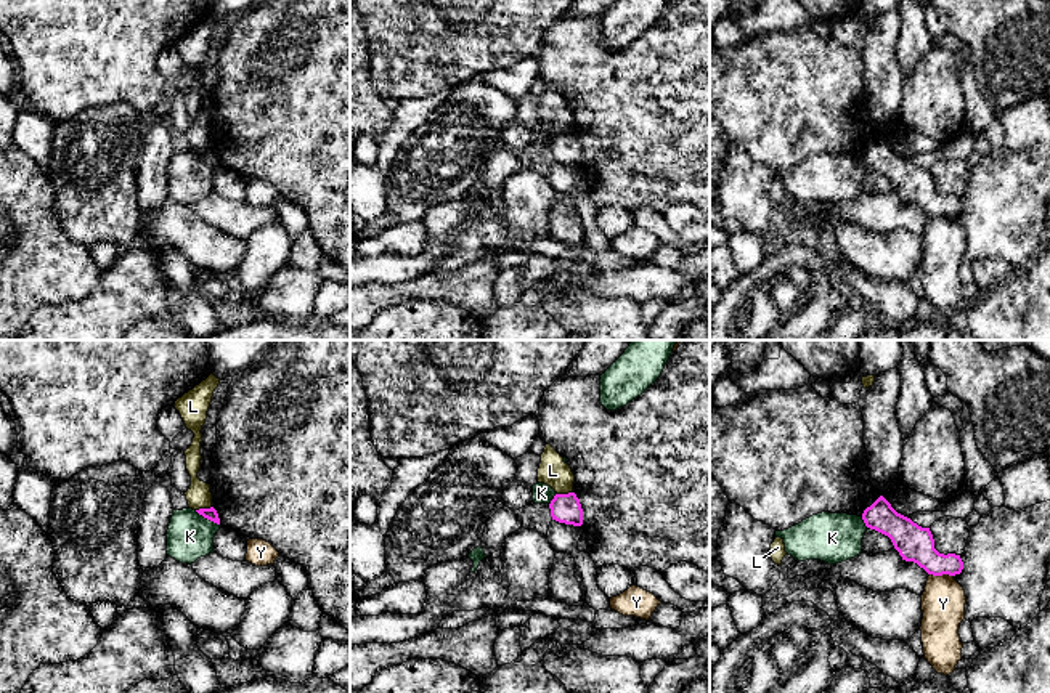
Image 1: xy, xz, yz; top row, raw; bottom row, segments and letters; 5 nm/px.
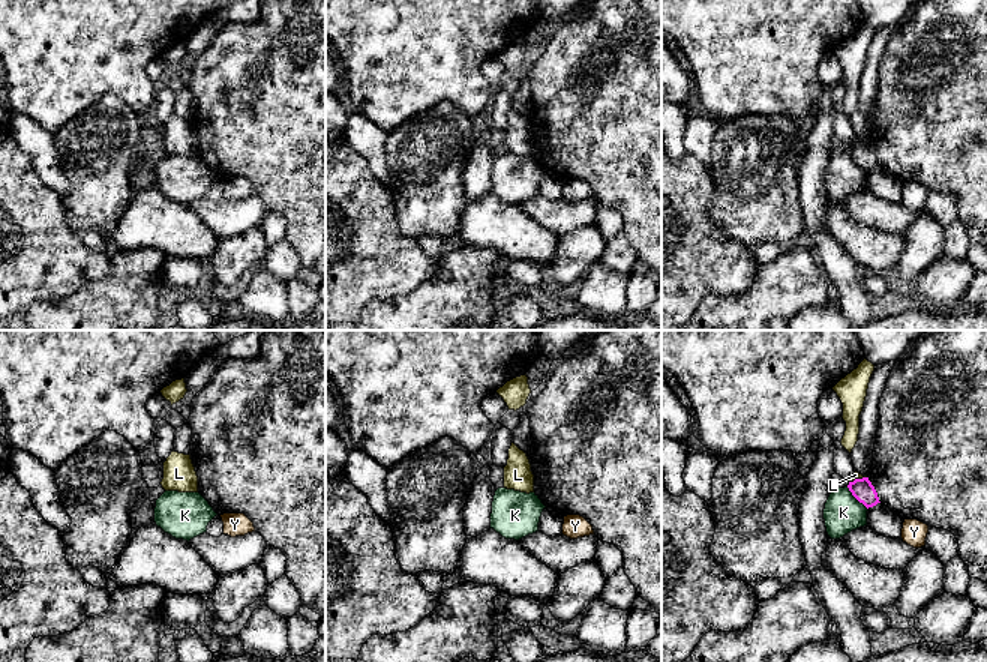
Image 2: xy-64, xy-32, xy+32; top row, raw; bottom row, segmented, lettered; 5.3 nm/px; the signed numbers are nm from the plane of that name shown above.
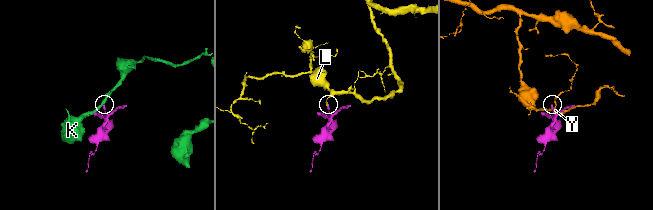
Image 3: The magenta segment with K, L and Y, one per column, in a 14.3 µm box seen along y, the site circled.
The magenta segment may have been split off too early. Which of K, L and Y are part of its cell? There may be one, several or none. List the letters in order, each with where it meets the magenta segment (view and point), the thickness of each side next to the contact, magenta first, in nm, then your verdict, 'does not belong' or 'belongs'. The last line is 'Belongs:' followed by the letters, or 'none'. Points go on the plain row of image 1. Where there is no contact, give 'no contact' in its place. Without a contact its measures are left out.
K: meets magenta in xy at (207, 159); 70 nm thick on the magenta side, 240 nm on the other; does not belong
L: meets magenta in xy at (203, 149); 70 nm thick on the magenta side, 120 nm on the other; does not belong
Y: meets magenta in yz at (941, 215); 180 nm thick on the magenta side, 220 nm on the other; does not belong
Belongs: none

